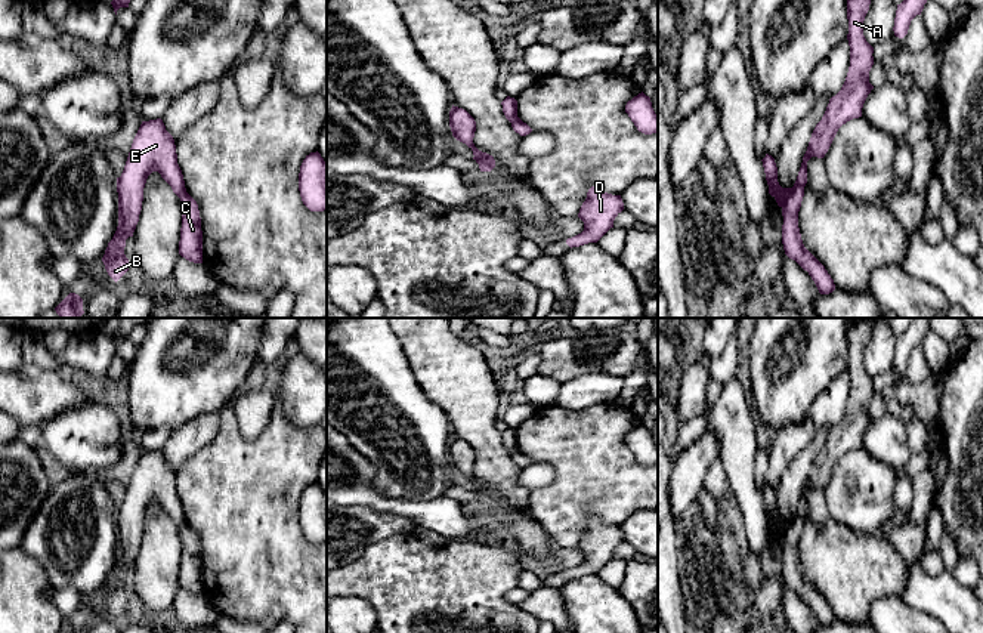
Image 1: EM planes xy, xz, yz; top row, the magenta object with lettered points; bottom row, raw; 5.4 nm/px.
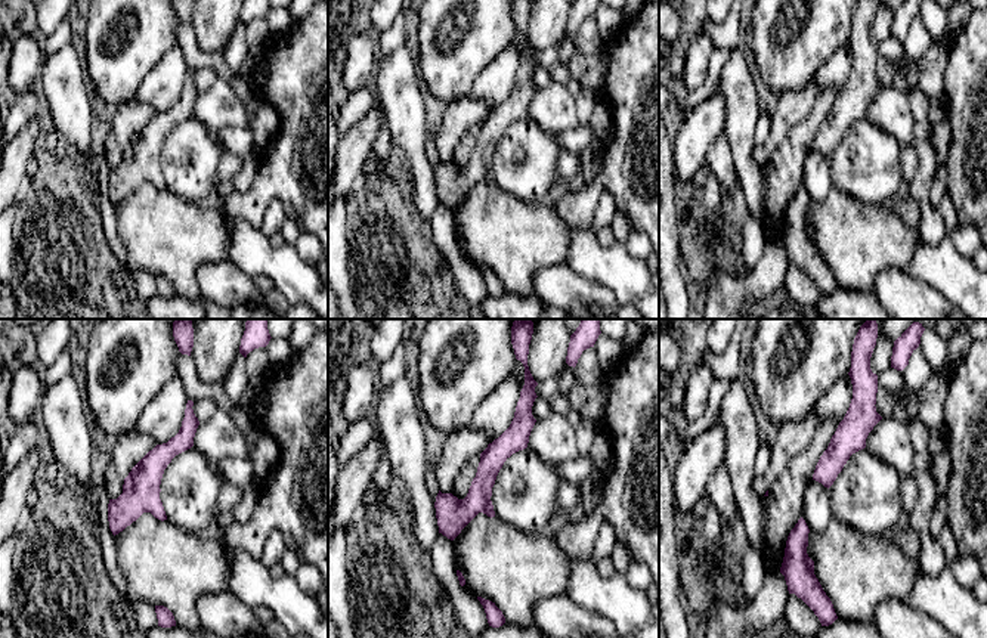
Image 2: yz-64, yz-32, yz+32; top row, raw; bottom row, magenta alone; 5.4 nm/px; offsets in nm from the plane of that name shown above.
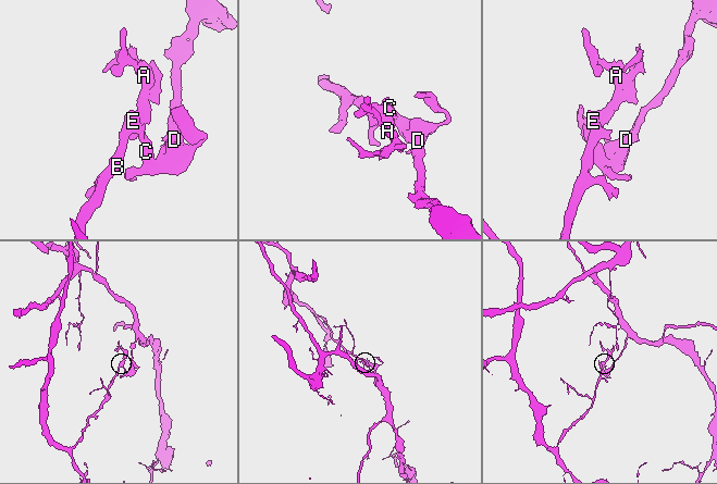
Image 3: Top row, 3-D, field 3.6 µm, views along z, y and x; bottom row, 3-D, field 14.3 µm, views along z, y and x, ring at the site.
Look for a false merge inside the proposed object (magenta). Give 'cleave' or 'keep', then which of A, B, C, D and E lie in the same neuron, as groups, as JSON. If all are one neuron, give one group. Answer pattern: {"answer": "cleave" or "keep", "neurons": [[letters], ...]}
{"answer": "cleave", "neurons": [["A", "B", "E"], ["C", "D"]]}

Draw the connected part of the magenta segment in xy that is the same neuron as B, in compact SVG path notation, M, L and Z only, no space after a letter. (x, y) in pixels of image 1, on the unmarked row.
M161 450L142 453L124 501L117 509L118 558L102 589L108 606L115 614L129 602L129 590L124 586L126 571L133 568L139 553L143 519L152 503L158 503L179 529L186 524L174 470Z

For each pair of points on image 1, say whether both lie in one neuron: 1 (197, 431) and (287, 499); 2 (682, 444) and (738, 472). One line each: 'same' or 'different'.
1: different
2: different

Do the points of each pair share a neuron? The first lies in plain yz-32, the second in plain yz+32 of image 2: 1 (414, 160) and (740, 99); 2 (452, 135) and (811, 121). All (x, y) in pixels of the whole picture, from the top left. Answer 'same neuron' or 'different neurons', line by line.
1: same neuron
2: different neurons

